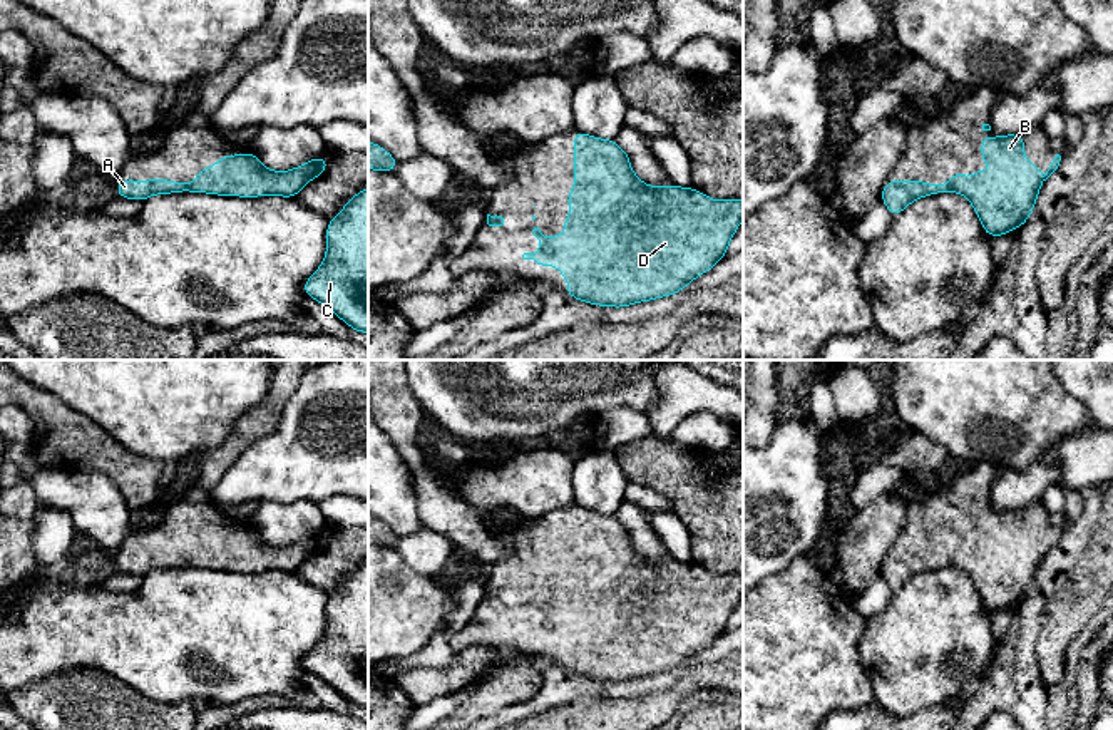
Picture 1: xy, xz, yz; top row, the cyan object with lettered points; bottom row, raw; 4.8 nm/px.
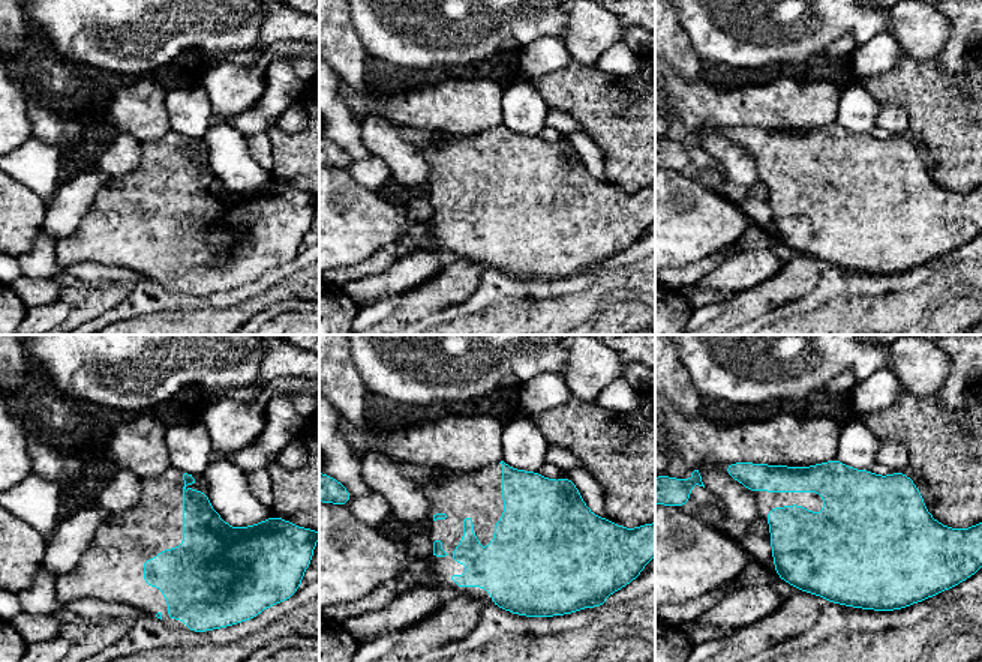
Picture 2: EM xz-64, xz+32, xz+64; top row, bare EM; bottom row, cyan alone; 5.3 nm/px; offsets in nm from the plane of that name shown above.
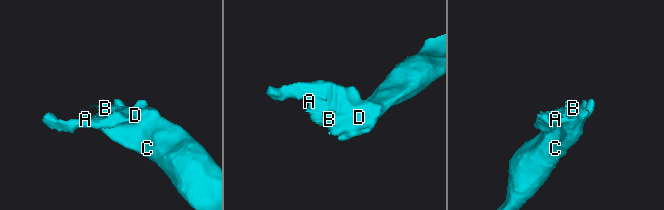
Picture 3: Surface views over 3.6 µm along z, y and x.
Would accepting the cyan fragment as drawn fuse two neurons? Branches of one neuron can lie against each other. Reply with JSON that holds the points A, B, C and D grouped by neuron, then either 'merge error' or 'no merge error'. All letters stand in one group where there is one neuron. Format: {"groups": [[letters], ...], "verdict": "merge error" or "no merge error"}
{"groups": [["A", "B", "C", "D"]], "verdict": "no merge error"}

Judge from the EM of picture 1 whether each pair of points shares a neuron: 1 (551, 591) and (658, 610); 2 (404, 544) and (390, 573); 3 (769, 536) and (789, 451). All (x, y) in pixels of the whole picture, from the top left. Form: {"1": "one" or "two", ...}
{"1": "one", "2": "two", "3": "one"}

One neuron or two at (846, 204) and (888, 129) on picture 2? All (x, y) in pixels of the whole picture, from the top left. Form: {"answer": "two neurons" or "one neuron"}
{"answer": "two neurons"}

